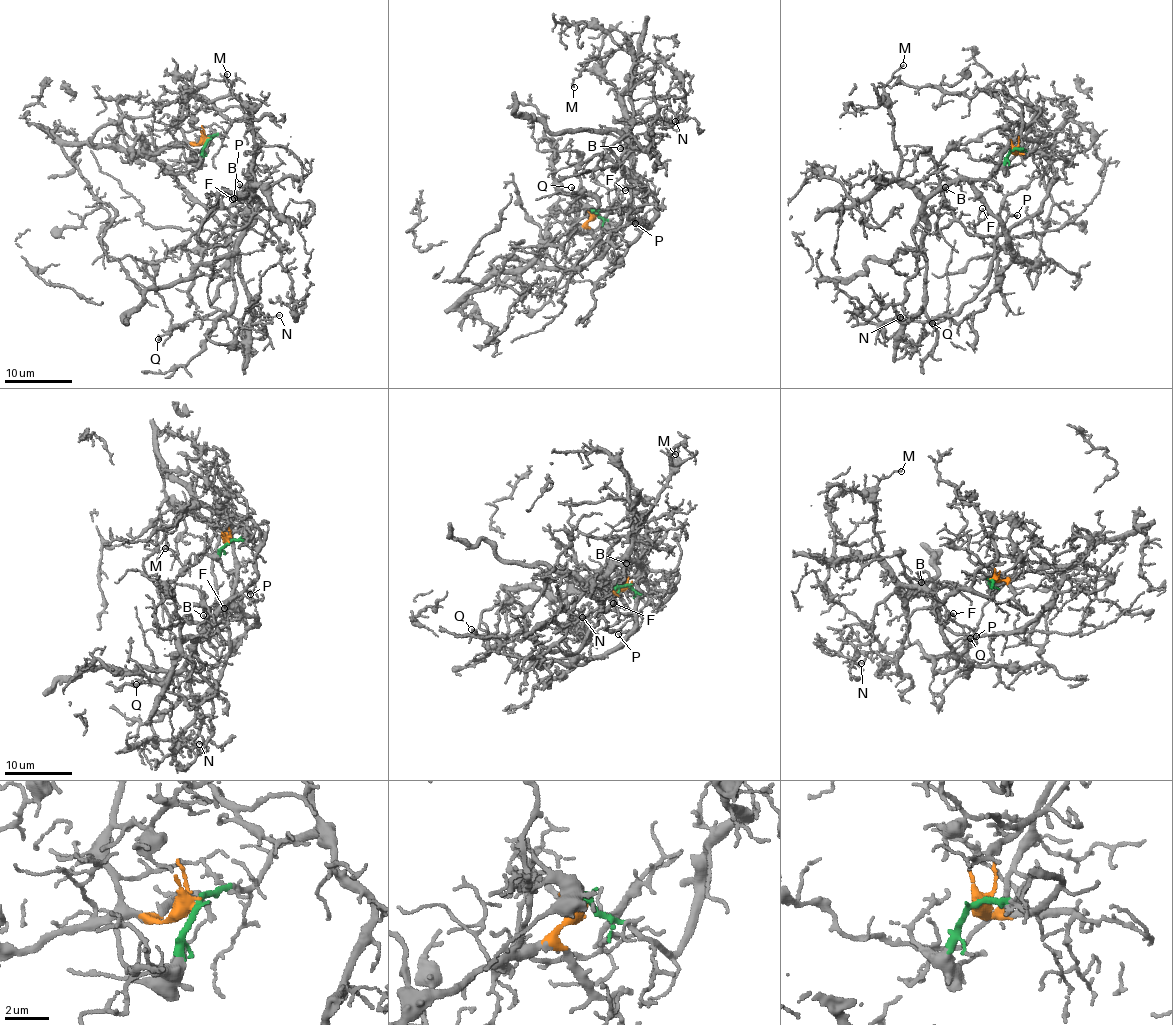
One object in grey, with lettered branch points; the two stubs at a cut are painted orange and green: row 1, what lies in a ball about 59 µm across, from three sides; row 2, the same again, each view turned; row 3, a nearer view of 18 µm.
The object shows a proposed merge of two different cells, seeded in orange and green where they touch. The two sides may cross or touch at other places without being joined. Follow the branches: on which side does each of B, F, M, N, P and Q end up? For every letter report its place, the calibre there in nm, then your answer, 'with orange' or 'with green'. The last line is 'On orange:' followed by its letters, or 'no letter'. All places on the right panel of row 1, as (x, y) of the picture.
B: place (945, 187); calibre 160 nm; with green
F: place (982, 208); calibre 110 nm; with green
M: place (903, 65); calibre 120 nm; with green
N: place (900, 317); calibre 110 nm; with green
P: place (1017, 215); calibre 130 nm; with green
Q: place (932, 323); calibre 140 nm; with green
On orange: no letter

